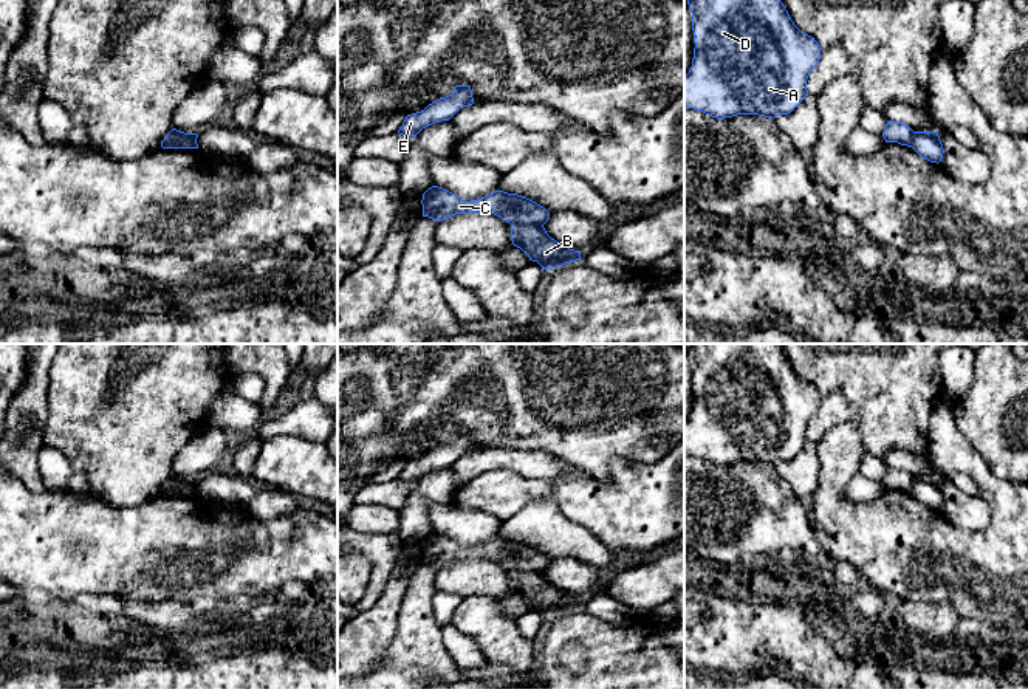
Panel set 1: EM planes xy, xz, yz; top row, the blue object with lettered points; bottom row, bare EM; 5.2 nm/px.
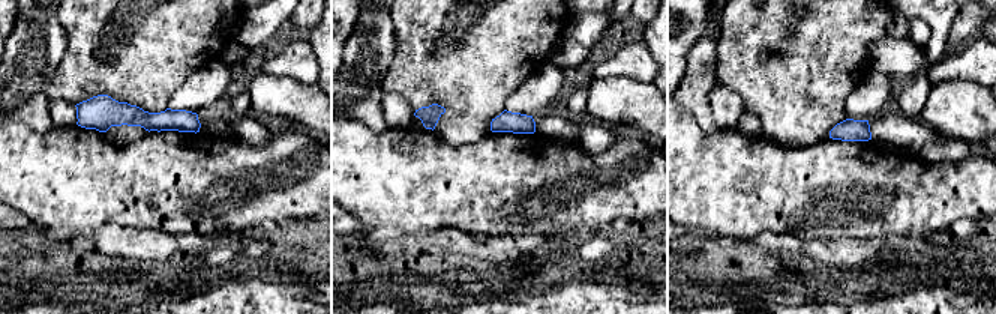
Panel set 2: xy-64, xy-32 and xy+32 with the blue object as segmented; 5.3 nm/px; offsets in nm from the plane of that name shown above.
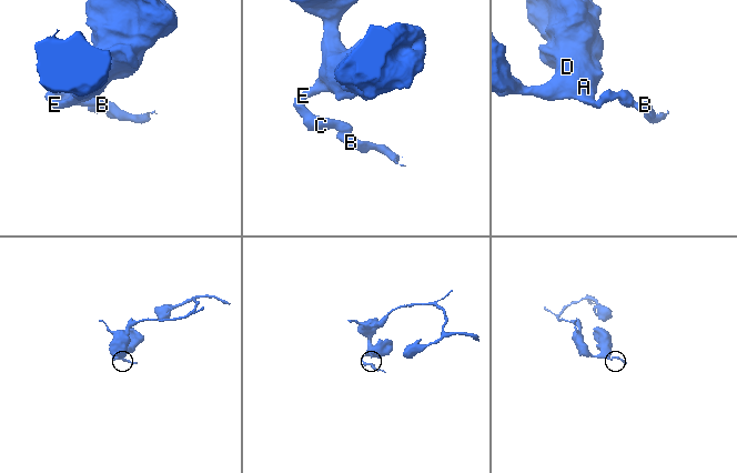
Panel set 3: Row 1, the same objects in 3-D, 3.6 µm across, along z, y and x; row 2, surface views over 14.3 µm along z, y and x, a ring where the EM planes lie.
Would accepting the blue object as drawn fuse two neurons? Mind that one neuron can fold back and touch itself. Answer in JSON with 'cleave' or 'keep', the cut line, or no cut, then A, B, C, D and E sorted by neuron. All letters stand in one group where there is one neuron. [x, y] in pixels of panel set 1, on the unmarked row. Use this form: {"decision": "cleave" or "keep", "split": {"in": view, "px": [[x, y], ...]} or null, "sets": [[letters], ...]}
{"decision": "cleave", "split": {"in": "xy", "px": [[164, 483], [188, 483], [195, 488]]}, "sets": [["A", "C", "D", "E"], ["B"]]}

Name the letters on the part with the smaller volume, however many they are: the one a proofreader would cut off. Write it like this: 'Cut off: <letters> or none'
Cut off: B

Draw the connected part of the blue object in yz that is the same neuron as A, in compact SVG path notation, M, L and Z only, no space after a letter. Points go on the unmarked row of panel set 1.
M690 344L694 406L684 423L684 455L723 466L737 461L776 464L791 460L808 441L807 426L821 395L802 379L779 344Z

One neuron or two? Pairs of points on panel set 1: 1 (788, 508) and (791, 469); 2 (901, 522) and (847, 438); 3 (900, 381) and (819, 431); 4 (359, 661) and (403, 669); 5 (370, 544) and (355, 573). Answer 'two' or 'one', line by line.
1: two
2: one
3: one
4: two
5: two

